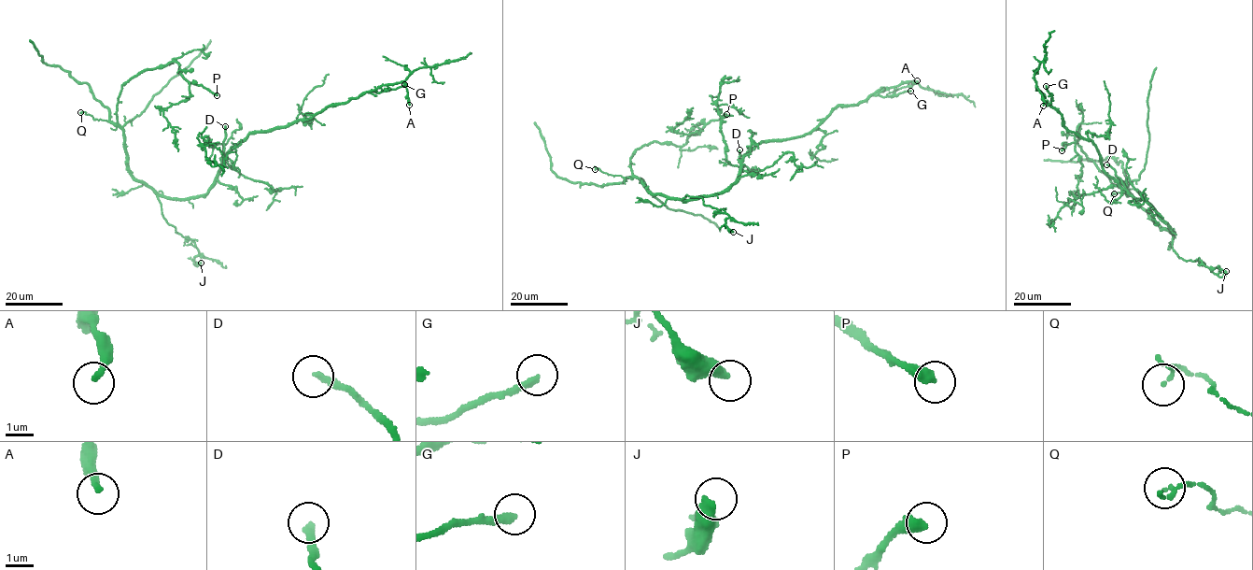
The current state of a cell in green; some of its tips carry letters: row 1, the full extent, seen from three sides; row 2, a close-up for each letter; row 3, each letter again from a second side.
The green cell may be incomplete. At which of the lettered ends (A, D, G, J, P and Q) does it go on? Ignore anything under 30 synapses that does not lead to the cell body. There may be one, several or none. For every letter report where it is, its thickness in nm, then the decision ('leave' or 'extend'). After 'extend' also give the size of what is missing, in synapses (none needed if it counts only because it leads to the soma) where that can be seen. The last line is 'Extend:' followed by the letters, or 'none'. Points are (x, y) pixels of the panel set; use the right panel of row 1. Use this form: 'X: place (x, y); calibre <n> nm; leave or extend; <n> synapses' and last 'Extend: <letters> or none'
A: place (1043, 106); calibre 220 nm; leave
D: place (1106, 164); calibre 240 nm; extend; 70 synapses
G: place (1046, 86); calibre 240 nm; extend; 60 synapses
J: place (1226, 271); calibre 480 nm; leave
P: place (1062, 150); calibre 400 nm; extend; 50 synapses
Q: place (1114, 193); calibre 100 nm; leave
Extend: D, G, P

